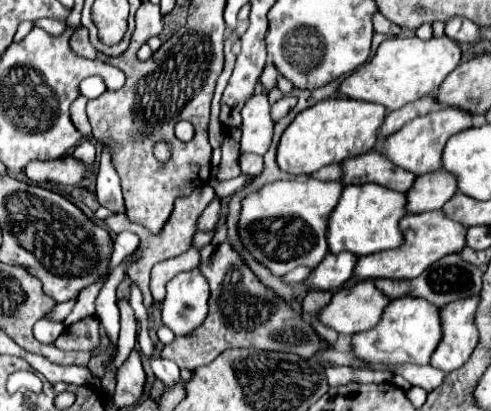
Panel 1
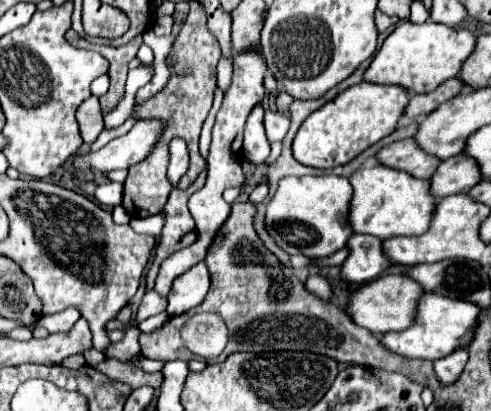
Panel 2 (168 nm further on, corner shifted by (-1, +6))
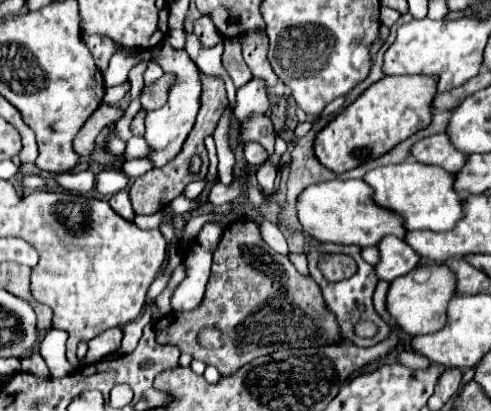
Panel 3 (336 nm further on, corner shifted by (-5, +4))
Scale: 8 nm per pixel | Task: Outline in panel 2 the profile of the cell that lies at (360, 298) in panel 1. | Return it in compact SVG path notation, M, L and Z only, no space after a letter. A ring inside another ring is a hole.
M385 273L379 279L373 279L361 287L357 287L355 291L351 291L345 309L347 309L347 315L353 319L353 323L369 329L377 337L387 331L407 329L413 323L415 303L421 293L423 293L423 289L413 279L399 275L399 273Z

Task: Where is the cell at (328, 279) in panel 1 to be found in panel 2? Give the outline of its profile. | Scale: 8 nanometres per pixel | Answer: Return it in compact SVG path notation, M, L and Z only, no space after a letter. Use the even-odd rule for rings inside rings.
M351 235L347 241L347 259L341 263L341 279L367 283L379 277L391 263L381 253L381 239L371 235Z

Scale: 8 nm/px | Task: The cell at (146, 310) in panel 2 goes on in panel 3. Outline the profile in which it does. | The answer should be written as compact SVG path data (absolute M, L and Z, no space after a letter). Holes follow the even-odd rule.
M115 327L115 329L107 329L107 331L103 331L101 335L97 335L95 339L91 339L91 341L89 341L89 353L87 353L89 363L97 363L97 361L101 361L105 355L119 351L119 347L121 347L121 337L123 337L121 329Z

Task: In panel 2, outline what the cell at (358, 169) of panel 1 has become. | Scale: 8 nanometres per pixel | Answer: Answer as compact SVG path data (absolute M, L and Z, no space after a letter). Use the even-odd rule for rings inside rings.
M403 139L385 145L375 157L381 161L381 165L405 171L415 179L429 179L439 165L439 159L423 153L413 139Z

